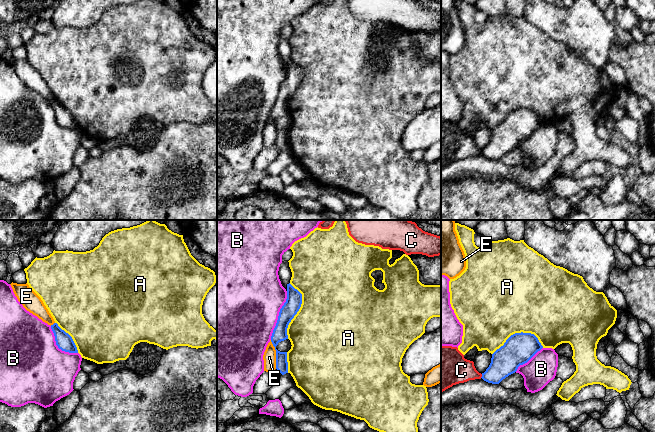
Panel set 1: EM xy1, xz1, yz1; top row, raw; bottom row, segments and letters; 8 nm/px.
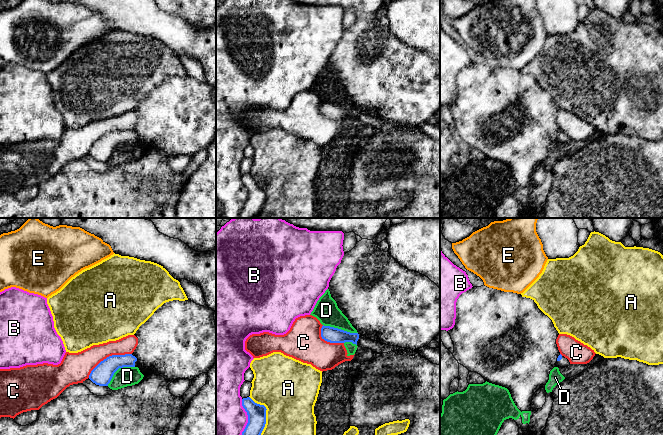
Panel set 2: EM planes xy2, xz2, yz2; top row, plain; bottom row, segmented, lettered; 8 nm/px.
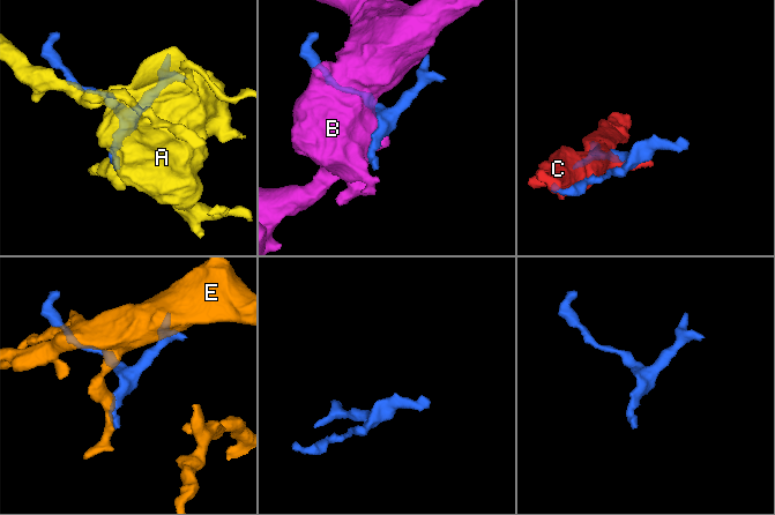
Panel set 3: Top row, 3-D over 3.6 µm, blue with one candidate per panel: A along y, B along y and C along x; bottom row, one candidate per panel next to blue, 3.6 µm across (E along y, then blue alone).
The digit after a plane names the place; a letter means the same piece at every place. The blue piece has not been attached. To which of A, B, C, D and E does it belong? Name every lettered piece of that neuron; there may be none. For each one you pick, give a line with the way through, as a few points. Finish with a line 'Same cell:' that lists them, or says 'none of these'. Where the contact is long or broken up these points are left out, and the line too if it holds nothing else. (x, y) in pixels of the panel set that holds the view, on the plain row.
Same cell: none of these

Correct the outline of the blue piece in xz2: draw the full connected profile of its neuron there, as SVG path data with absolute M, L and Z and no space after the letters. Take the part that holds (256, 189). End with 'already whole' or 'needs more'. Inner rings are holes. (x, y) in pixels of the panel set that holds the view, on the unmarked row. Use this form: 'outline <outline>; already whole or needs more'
outline M250 173L242 175L242 182L247 188L248 199L242 208L240 218L255 218L266 200L266 183L255 179Z; already whole

